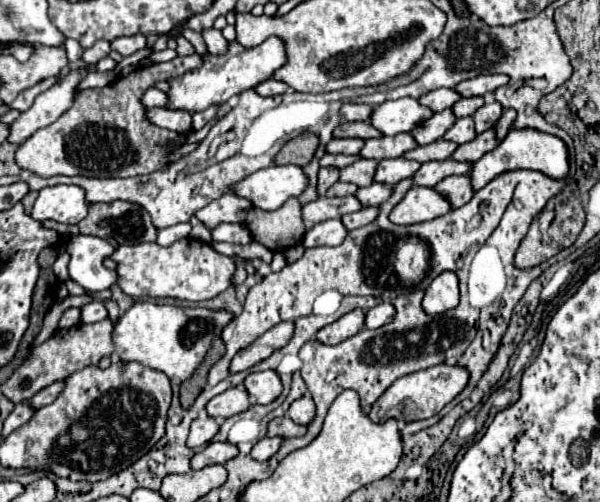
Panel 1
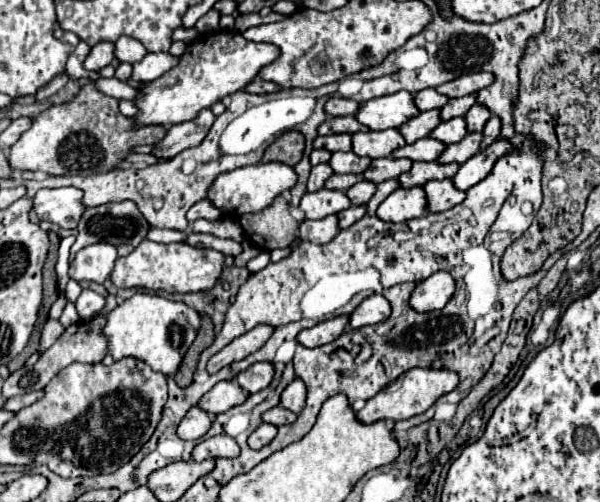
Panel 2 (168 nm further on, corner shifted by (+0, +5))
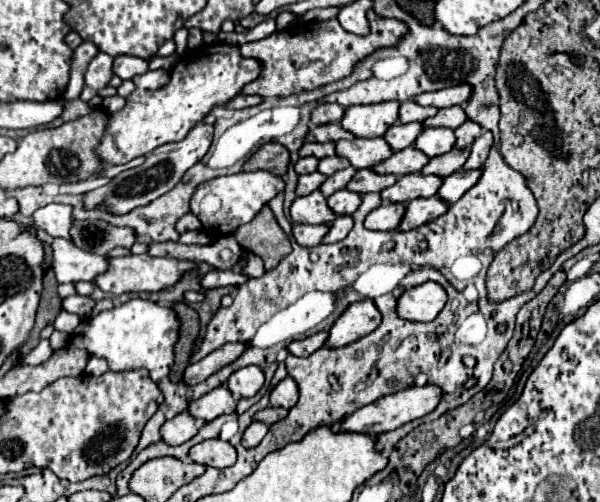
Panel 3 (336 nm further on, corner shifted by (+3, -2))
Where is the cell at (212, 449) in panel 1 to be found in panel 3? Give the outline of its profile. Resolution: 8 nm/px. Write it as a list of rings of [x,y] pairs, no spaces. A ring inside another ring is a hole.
[[[214,438],[214,440],[204,440],[196,446],[192,446],[190,458],[192,458],[192,462],[202,464],[202,466],[226,468],[236,462],[236,450],[230,442]]]

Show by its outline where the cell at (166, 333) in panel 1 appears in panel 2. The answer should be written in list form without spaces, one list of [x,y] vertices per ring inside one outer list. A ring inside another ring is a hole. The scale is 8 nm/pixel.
[[[135,293],[133,297],[117,305],[111,313],[107,313],[103,335],[107,339],[109,355],[115,361],[123,357],[135,357],[149,363],[153,371],[173,375],[177,373],[187,349],[195,341],[199,325],[201,317],[189,305],[179,301],[169,301],[159,295]]]

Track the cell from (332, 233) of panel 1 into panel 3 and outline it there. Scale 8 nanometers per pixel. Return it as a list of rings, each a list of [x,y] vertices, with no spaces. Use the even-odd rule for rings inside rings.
[[[294,224],[294,228],[292,228],[292,234],[294,234],[296,242],[300,246],[308,246],[308,248],[322,244],[322,238],[326,236],[326,232],[328,232],[328,226],[326,224],[318,224],[318,226]]]

